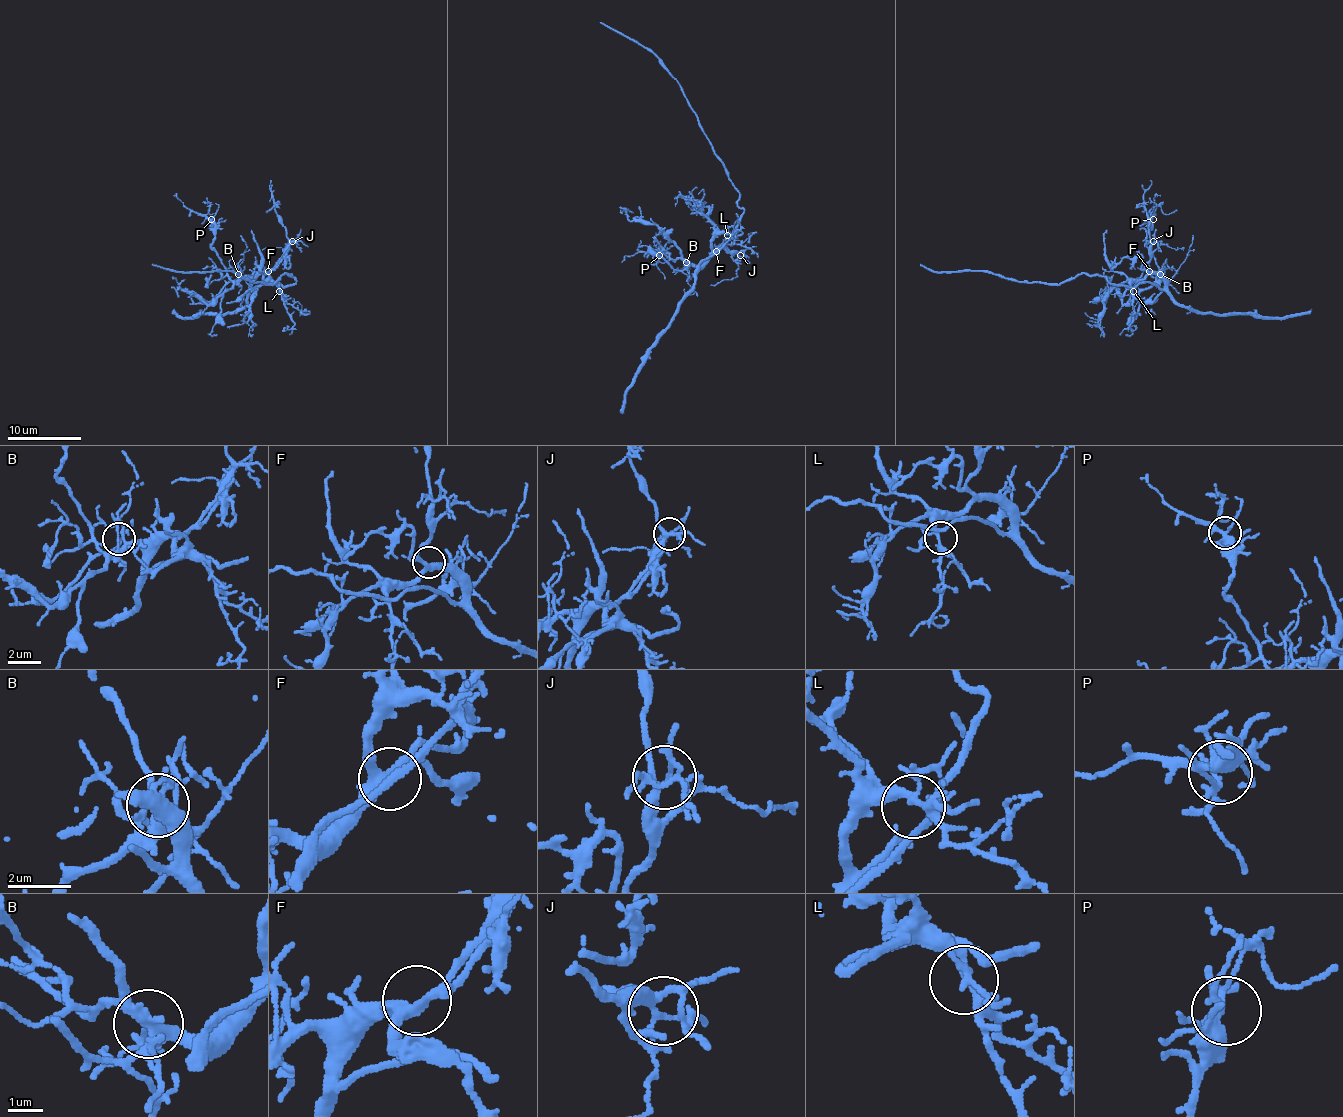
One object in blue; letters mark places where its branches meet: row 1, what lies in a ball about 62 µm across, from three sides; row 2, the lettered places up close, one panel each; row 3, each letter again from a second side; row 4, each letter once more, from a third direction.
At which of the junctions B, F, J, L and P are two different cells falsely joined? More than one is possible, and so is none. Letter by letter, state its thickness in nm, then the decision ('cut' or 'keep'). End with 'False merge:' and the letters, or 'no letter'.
B: 130 nm thick; keep
F: 300 nm thick; keep
J: 200 nm thick; keep
L: 200 nm thick; keep
P: 300 nm thick; keep
False merge: no letter

